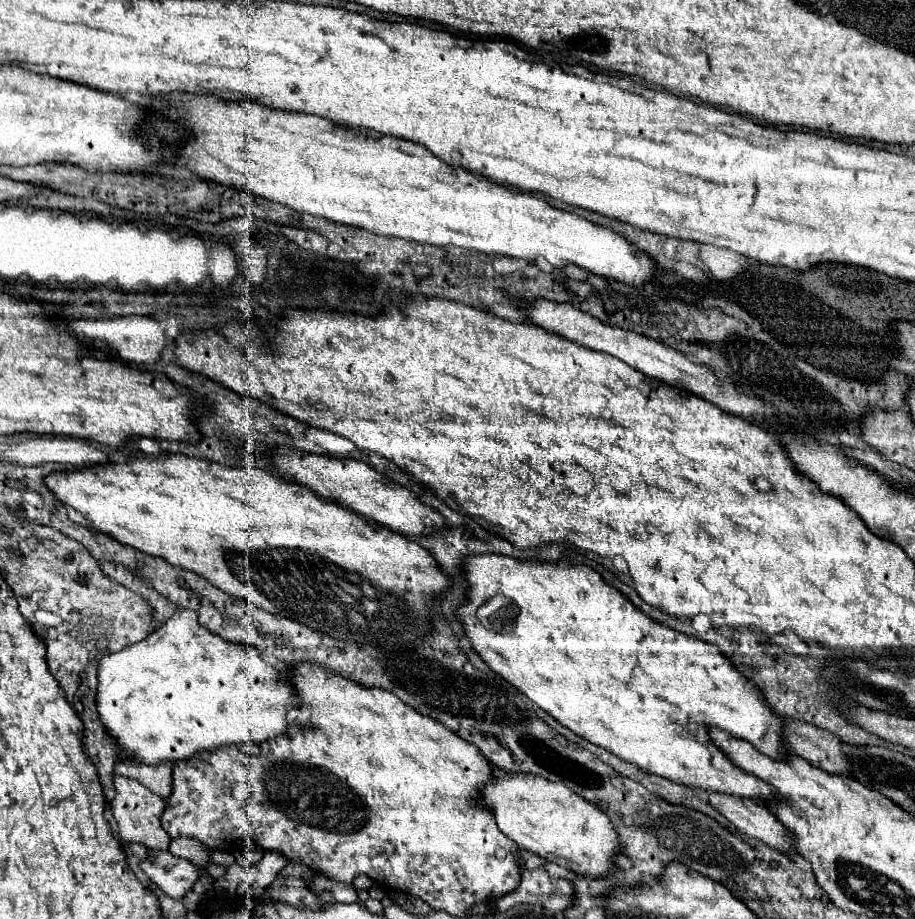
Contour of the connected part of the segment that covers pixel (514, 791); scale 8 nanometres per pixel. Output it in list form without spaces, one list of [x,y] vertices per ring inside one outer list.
[[[494,771],[494,775],[480,791],[480,805],[484,809],[490,809],[490,813],[496,817],[498,829],[506,837],[510,837],[520,849],[532,851],[556,865],[562,865],[574,873],[588,875],[588,877],[606,877],[610,869],[614,869],[612,857],[618,855],[618,839],[610,819],[596,805],[572,793],[562,783],[552,783],[532,773],[508,773],[508,771],[496,773]]]

